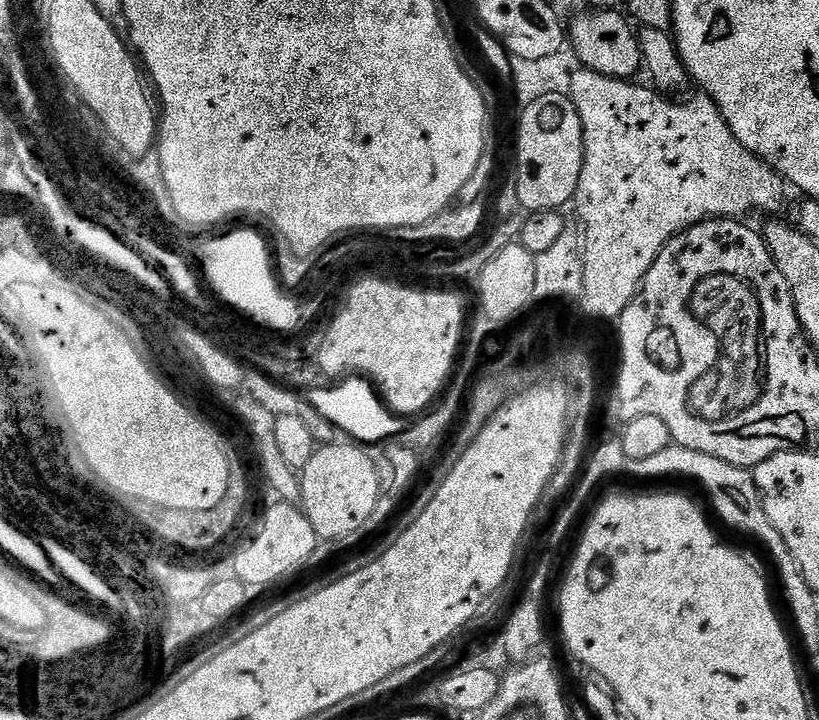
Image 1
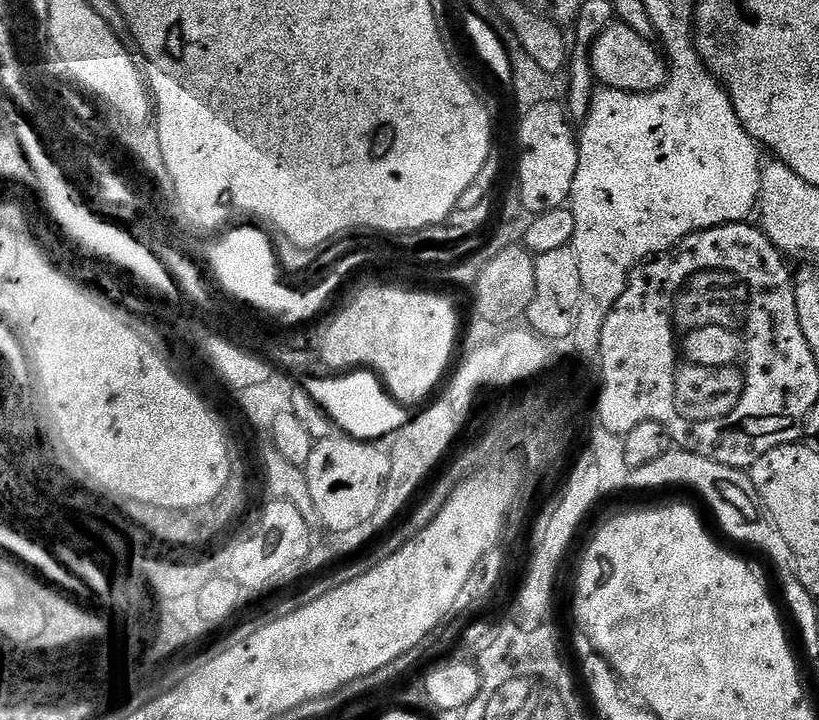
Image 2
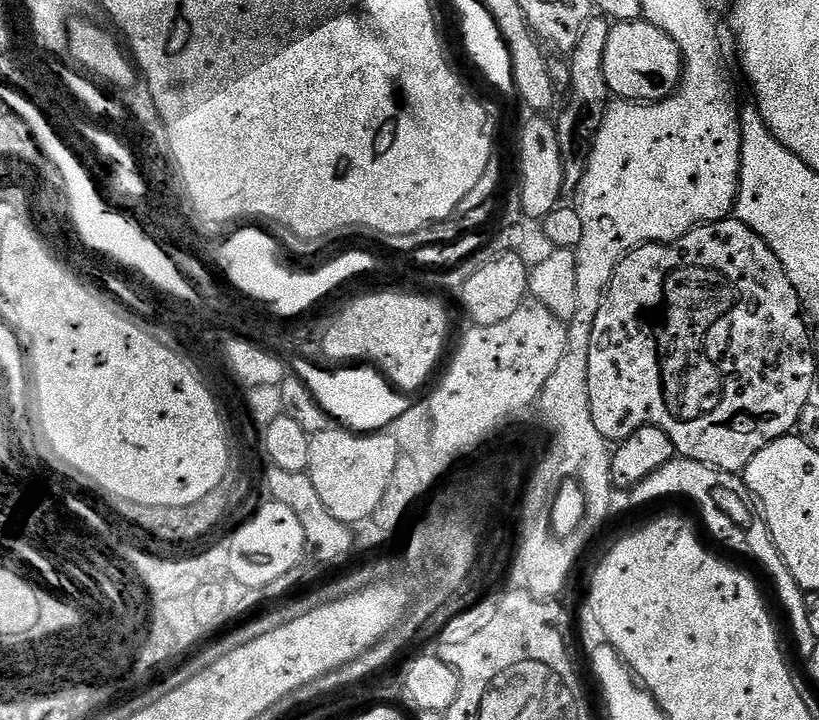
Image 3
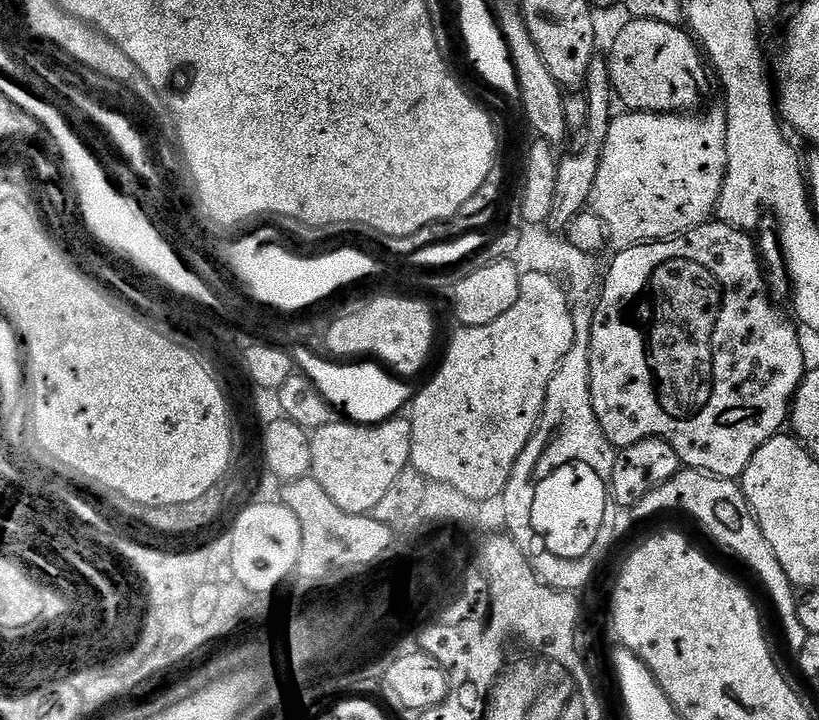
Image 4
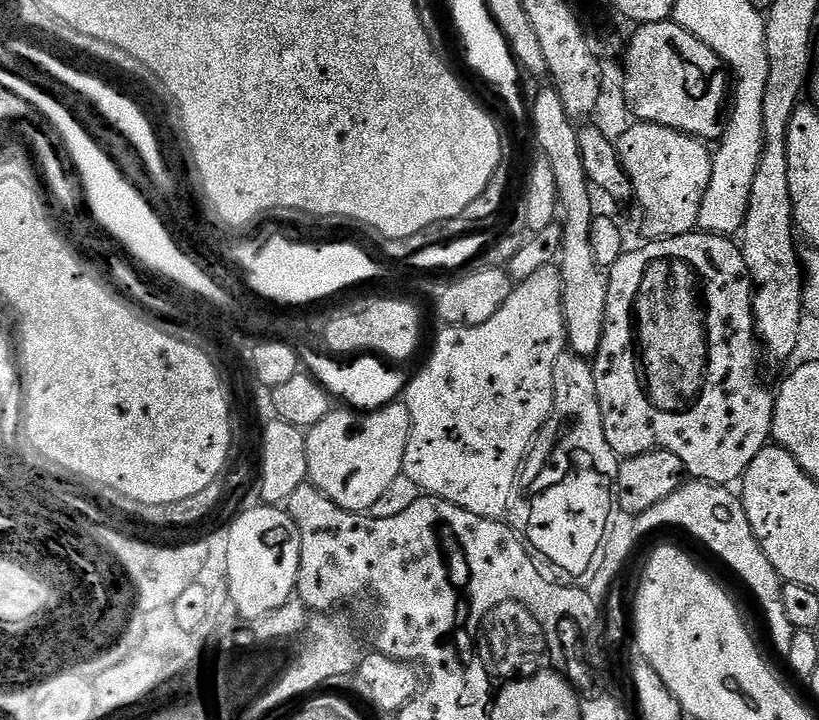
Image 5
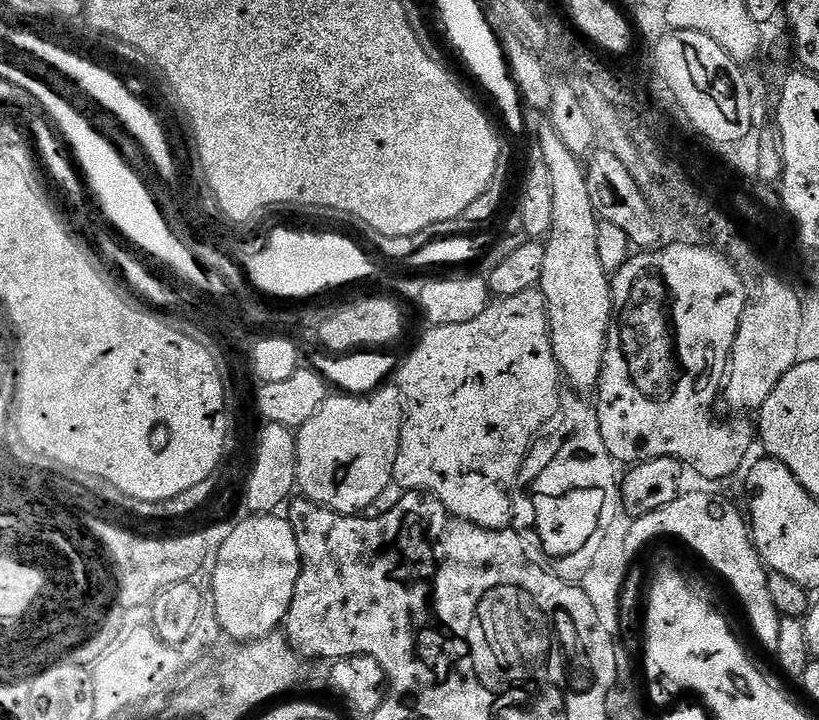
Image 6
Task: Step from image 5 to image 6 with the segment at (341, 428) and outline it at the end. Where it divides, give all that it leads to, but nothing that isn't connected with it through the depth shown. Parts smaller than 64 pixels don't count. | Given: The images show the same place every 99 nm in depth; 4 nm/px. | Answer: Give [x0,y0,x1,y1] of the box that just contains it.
[295,382,404,516]

